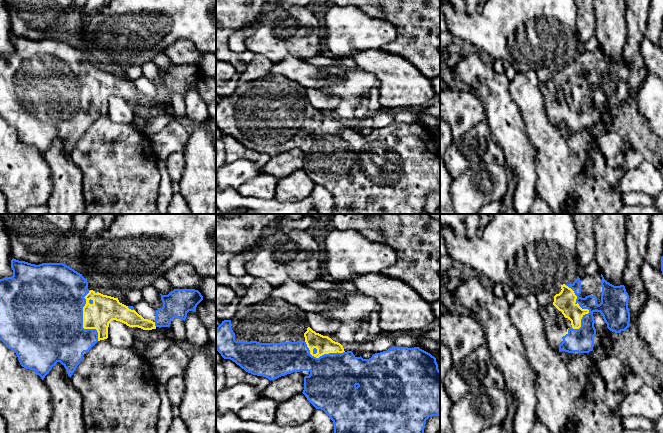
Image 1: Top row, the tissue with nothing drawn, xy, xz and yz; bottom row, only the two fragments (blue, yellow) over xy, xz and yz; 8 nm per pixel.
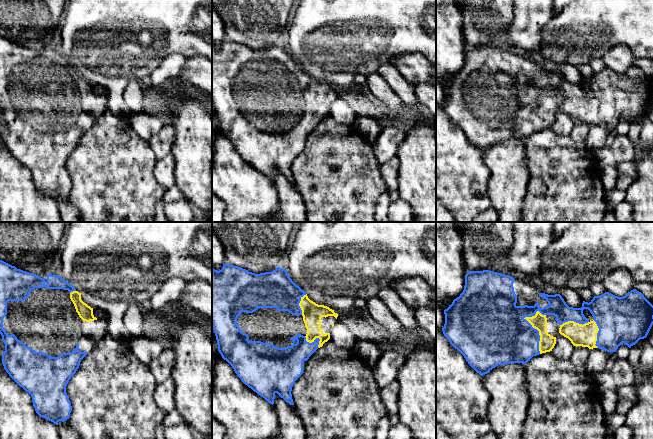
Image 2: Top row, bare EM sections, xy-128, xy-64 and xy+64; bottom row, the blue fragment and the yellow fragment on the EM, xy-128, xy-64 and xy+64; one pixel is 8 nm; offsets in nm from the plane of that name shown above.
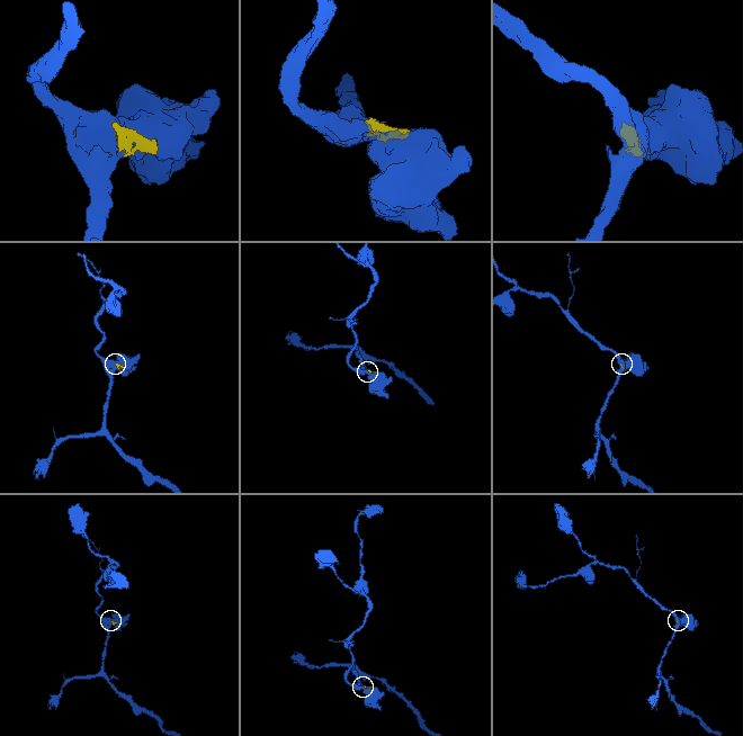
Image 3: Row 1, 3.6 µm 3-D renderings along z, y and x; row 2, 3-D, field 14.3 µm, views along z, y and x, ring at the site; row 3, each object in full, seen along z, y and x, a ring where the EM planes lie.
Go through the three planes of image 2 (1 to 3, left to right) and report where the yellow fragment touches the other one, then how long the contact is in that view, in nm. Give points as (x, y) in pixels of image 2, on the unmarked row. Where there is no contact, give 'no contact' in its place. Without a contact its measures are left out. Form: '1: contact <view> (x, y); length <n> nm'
1: contact xy-128 (72, 67); length 50 nm
2: contact xy-64 (298, 80); length 170 nm
3: contact xy+64 (536, 105); length 360 nm

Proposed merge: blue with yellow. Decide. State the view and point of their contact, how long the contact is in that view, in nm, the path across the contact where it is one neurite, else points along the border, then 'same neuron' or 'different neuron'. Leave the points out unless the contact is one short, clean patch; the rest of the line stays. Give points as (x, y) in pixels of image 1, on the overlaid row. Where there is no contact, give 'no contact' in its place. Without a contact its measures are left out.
yz (582, 308) | 380 nm | same neuron

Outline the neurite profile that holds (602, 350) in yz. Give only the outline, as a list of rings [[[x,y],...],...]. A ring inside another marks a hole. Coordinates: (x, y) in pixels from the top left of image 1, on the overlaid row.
[[[606,328],[603,340],[592,351],[589,352],[589,358],[592,362],[593,368],[597,371],[597,363],[599,360],[609,355],[610,350],[614,350],[614,342],[616,336],[613,335],[608,328]]]

